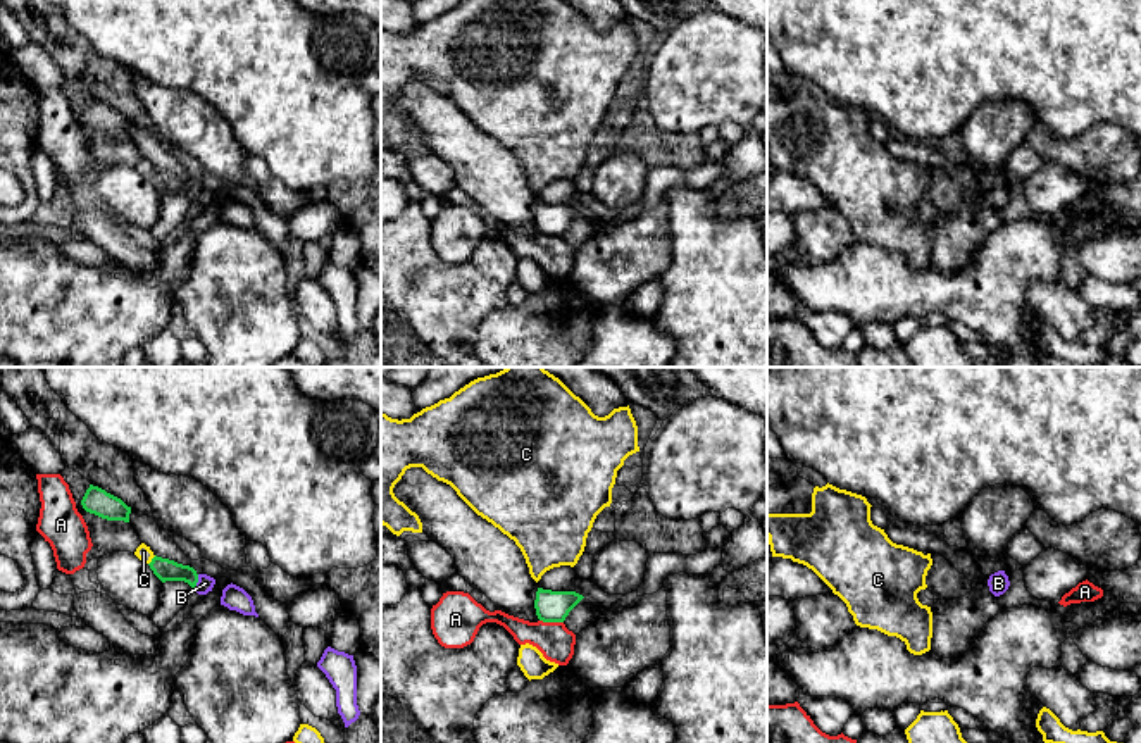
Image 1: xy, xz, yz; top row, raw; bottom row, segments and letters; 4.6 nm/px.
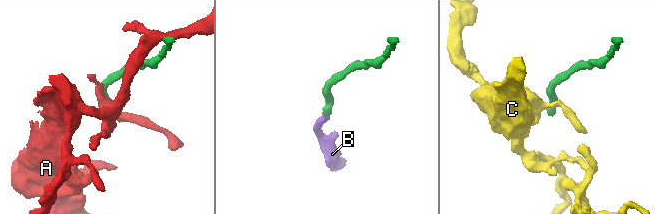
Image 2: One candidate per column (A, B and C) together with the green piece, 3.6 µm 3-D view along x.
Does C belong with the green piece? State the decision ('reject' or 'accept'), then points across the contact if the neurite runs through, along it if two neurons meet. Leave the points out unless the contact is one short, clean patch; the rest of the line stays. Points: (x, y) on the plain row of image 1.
reject; border xy (155, 169), (149, 178)

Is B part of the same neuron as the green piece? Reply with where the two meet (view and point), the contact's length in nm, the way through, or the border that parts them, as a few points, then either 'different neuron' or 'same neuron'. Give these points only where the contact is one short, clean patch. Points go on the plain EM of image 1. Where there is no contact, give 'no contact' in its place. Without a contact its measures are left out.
meets green in xy at (197, 195); contact 80 nm long; runs through xy (164, 183), (187, 187), (197, 195), (205, 197); same neuron

